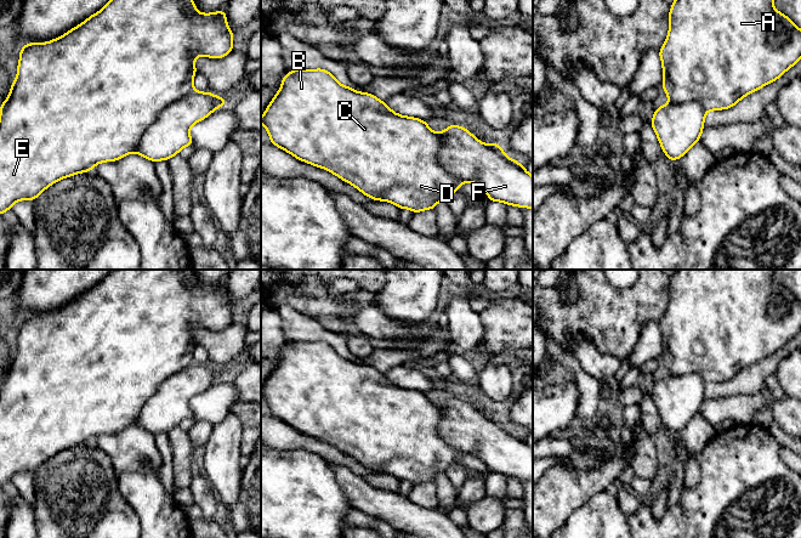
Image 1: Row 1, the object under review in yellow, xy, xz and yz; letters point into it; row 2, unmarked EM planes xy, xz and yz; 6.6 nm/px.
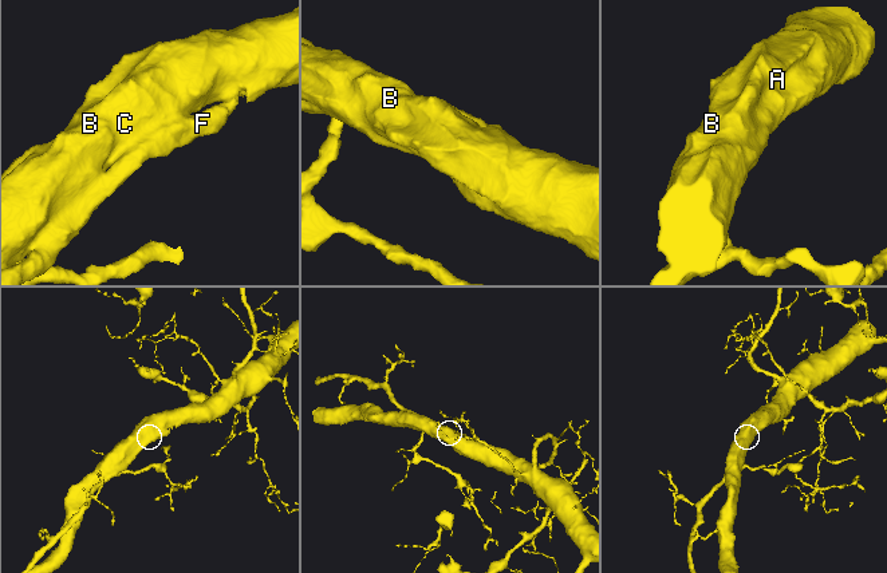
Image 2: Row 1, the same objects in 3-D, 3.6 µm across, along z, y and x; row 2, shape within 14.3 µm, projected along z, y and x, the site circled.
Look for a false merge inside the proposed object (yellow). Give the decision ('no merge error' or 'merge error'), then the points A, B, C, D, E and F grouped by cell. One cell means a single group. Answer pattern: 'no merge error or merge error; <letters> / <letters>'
no merge error; A B C D E F

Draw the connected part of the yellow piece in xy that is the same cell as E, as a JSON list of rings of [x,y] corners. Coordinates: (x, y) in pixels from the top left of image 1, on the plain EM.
[[[113,270],[102,282],[90,288],[78,299],[72,300],[69,304],[59,310],[56,310],[49,315],[29,315],[19,322],[19,334],[17,339],[17,351],[12,353],[8,369],[4,373],[0,379],[0,487],[7,482],[11,482],[12,477],[19,472],[35,472],[40,465],[42,465],[47,459],[52,458],[58,452],[73,448],[75,446],[81,446],[91,443],[97,436],[103,434],[115,434],[124,430],[130,425],[137,425],[150,434],[165,432],[167,434],[171,429],[180,425],[183,419],[193,418],[193,413],[189,406],[191,400],[208,390],[212,384],[217,383],[220,379],[228,375],[220,368],[211,364],[195,363],[193,358],[193,351],[198,344],[194,336],[194,332],[198,328],[205,328],[209,330],[223,330],[229,324],[233,323],[233,302],[229,301],[227,296],[226,282],[216,283],[212,285],[199,285],[192,270]]]

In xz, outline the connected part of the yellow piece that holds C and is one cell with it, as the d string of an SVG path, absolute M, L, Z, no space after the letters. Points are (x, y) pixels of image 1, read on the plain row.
M323 340L312 342L292 341L286 347L284 347L279 363L272 370L271 375L261 389L261 396L265 397L267 406L271 409L271 415L290 425L292 429L300 431L301 434L330 443L374 472L390 474L396 476L399 481L410 481L414 486L428 481L434 482L438 474L445 474L447 470L456 464L464 454L472 454L479 458L492 474L502 474L510 478L516 477L518 480L533 481L533 448L523 440L519 434L507 429L501 418L494 414L484 417L467 401L453 396L449 397L444 403L437 406L430 401L425 392L394 385L388 378L385 376L384 373L379 372L371 366L358 364L350 358L340 356L330 344Z

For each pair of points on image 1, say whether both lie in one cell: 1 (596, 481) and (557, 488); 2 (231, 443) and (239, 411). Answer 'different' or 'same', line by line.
1: same
2: different

